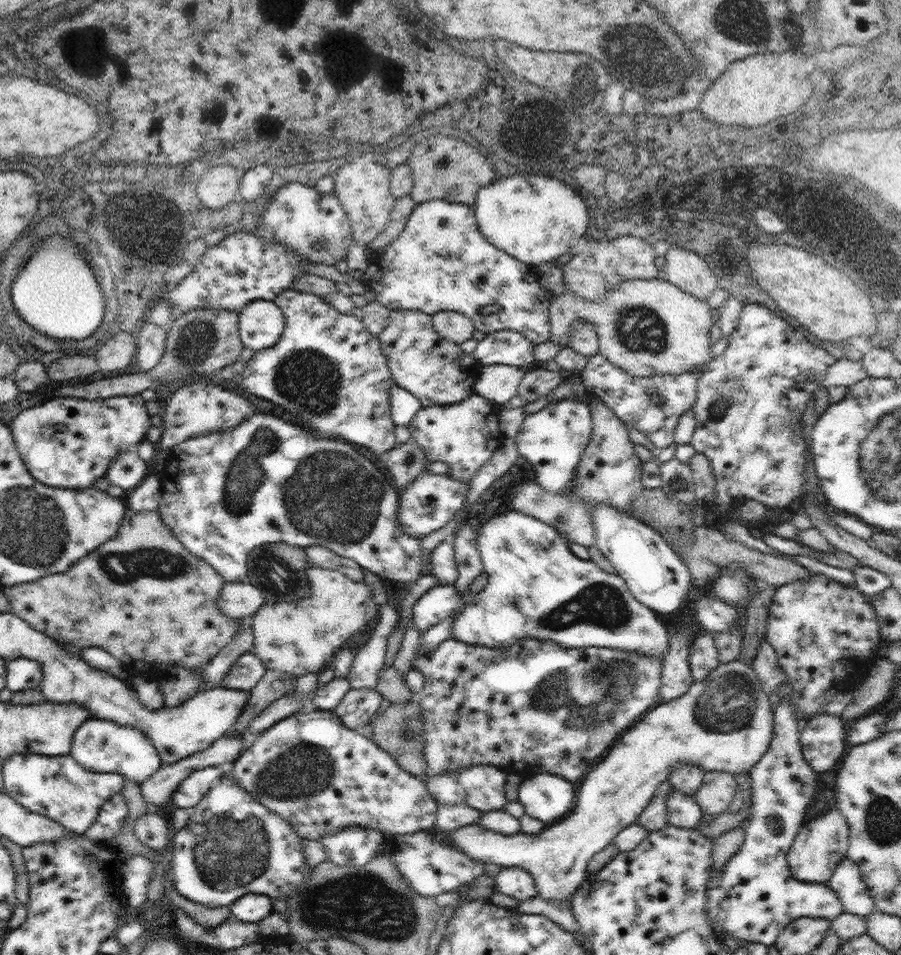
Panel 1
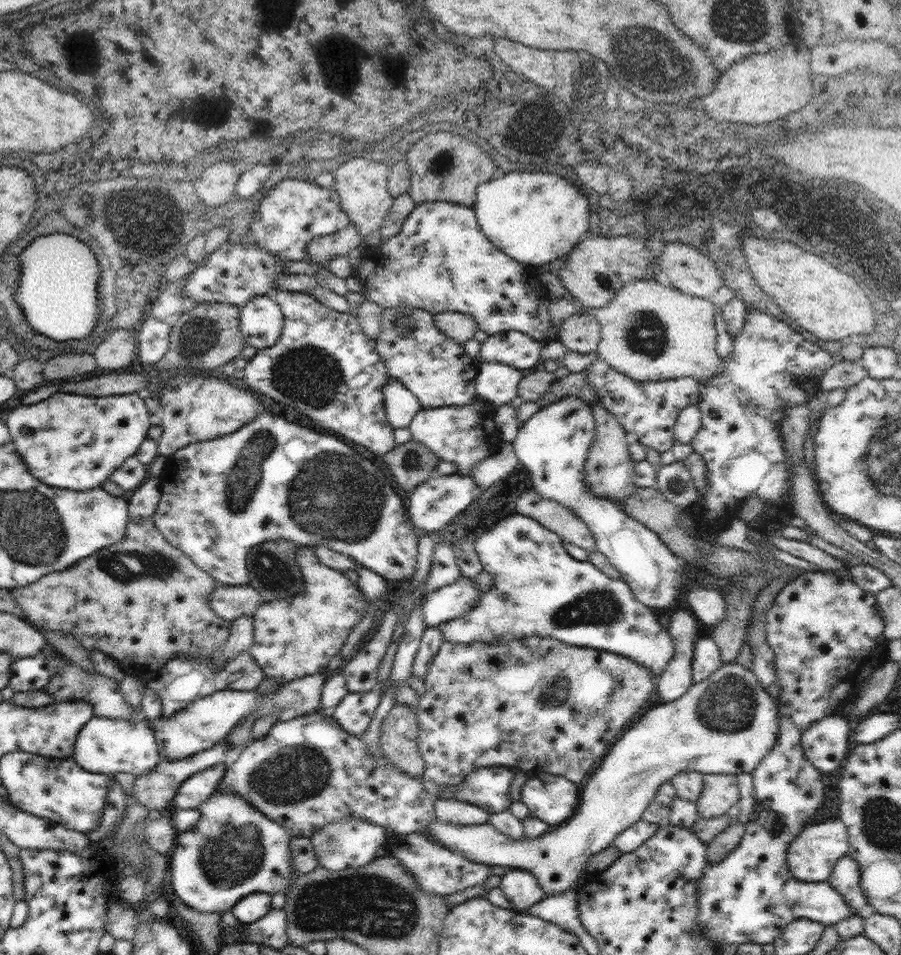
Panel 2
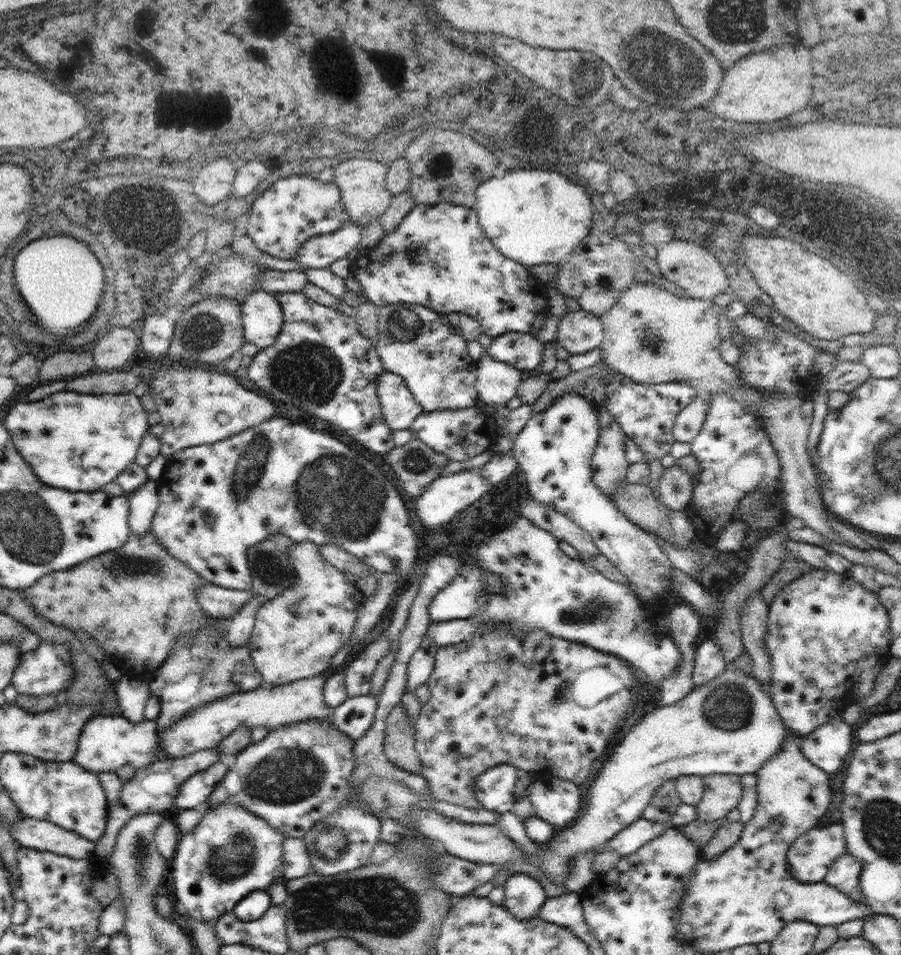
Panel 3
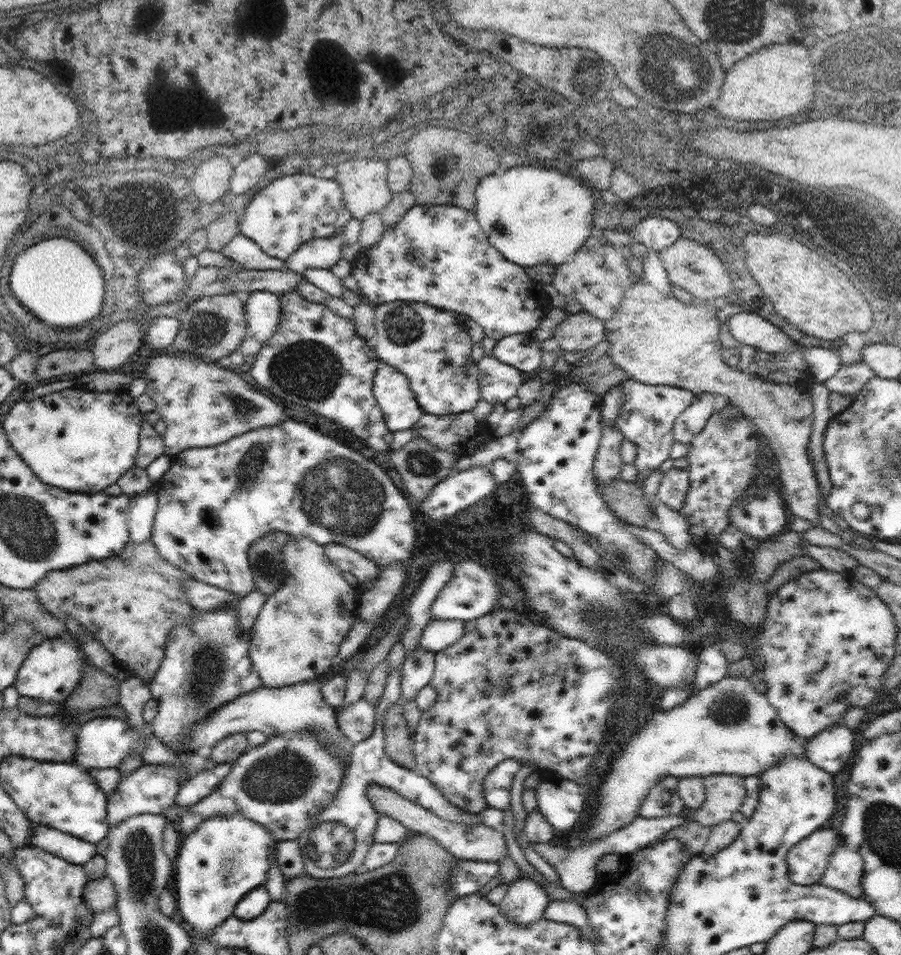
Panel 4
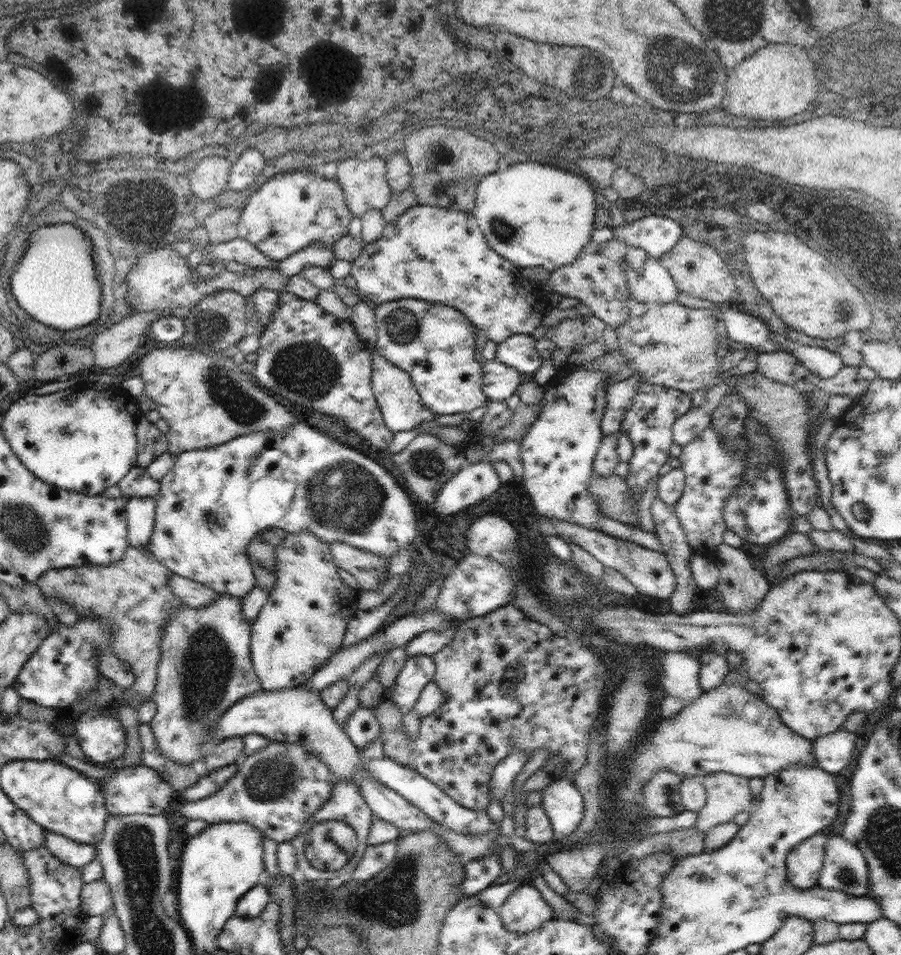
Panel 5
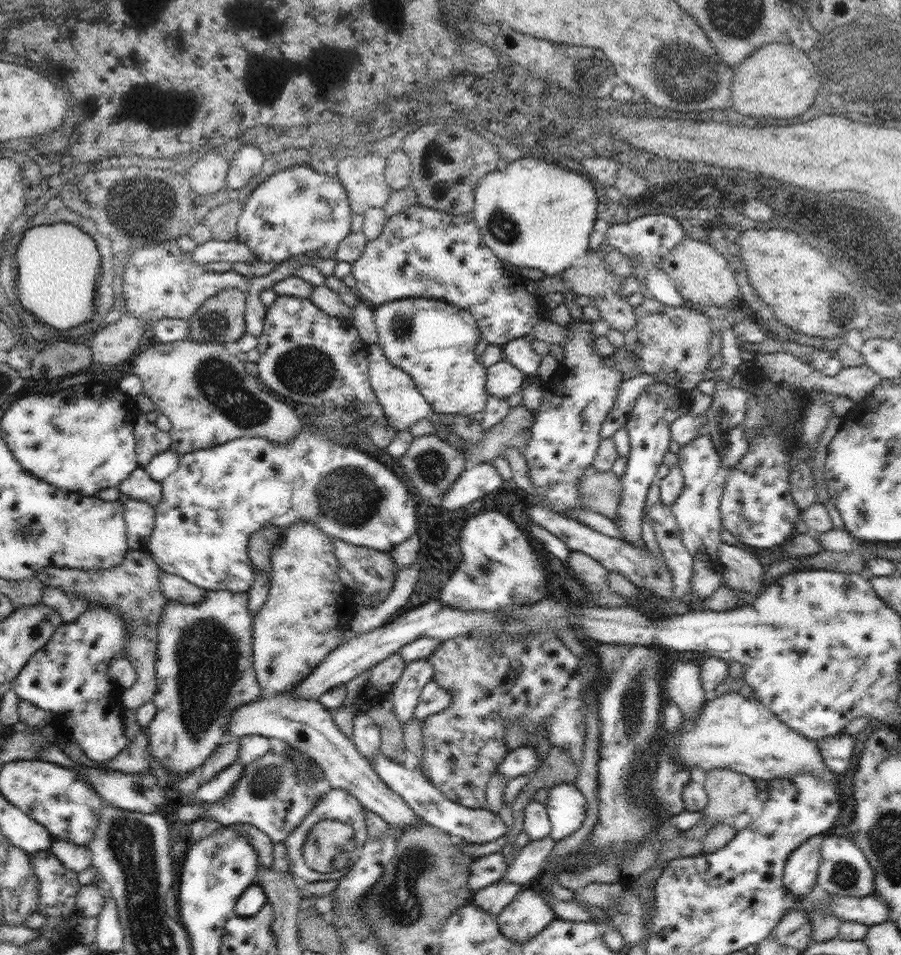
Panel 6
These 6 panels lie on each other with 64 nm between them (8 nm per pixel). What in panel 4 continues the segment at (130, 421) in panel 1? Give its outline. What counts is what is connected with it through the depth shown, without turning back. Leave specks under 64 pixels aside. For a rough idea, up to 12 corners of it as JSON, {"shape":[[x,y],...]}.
{"shape":[[127,391],[15,402],[1,427],[43,484],[91,495],[135,464]]}

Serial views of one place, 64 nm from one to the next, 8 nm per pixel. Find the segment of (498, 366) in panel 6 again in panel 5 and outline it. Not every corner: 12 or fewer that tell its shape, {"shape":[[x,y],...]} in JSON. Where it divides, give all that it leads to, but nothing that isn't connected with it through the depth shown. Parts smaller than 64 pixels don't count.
{"shape":[[498,359],[481,362],[488,401],[517,394],[521,372]]}

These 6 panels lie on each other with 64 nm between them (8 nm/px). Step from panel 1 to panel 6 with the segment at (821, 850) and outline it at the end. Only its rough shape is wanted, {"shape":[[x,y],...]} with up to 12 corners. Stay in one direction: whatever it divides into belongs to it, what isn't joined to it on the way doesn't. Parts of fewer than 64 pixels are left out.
{"shape":[[825,834],[789,854],[782,881],[794,895],[816,886]]}

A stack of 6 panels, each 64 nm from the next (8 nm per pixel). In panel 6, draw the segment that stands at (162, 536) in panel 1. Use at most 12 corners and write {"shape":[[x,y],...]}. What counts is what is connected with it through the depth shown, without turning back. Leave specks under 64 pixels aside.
{"shape":[[128,549],[109,569],[41,568],[44,586],[116,610],[136,683],[126,709],[156,695],[160,565]]}

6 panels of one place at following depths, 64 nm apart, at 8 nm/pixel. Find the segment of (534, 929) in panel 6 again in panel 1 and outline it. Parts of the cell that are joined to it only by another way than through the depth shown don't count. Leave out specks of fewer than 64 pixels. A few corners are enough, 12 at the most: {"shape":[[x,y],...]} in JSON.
{"shape":[[502,867],[495,890],[518,899],[538,895],[522,867]]}

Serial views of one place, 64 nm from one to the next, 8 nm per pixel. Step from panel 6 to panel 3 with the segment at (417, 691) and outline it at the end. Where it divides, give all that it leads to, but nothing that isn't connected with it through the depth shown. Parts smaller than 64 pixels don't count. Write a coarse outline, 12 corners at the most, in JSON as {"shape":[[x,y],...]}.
{"shape":[[426,635],[408,664],[406,690],[433,672],[436,641]]}

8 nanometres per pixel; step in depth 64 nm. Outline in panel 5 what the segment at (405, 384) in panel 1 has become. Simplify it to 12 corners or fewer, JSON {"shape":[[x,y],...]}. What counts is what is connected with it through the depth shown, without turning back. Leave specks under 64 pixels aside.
{"shape":[[418,299],[375,309],[374,347],[434,414],[486,406],[476,329]]}

